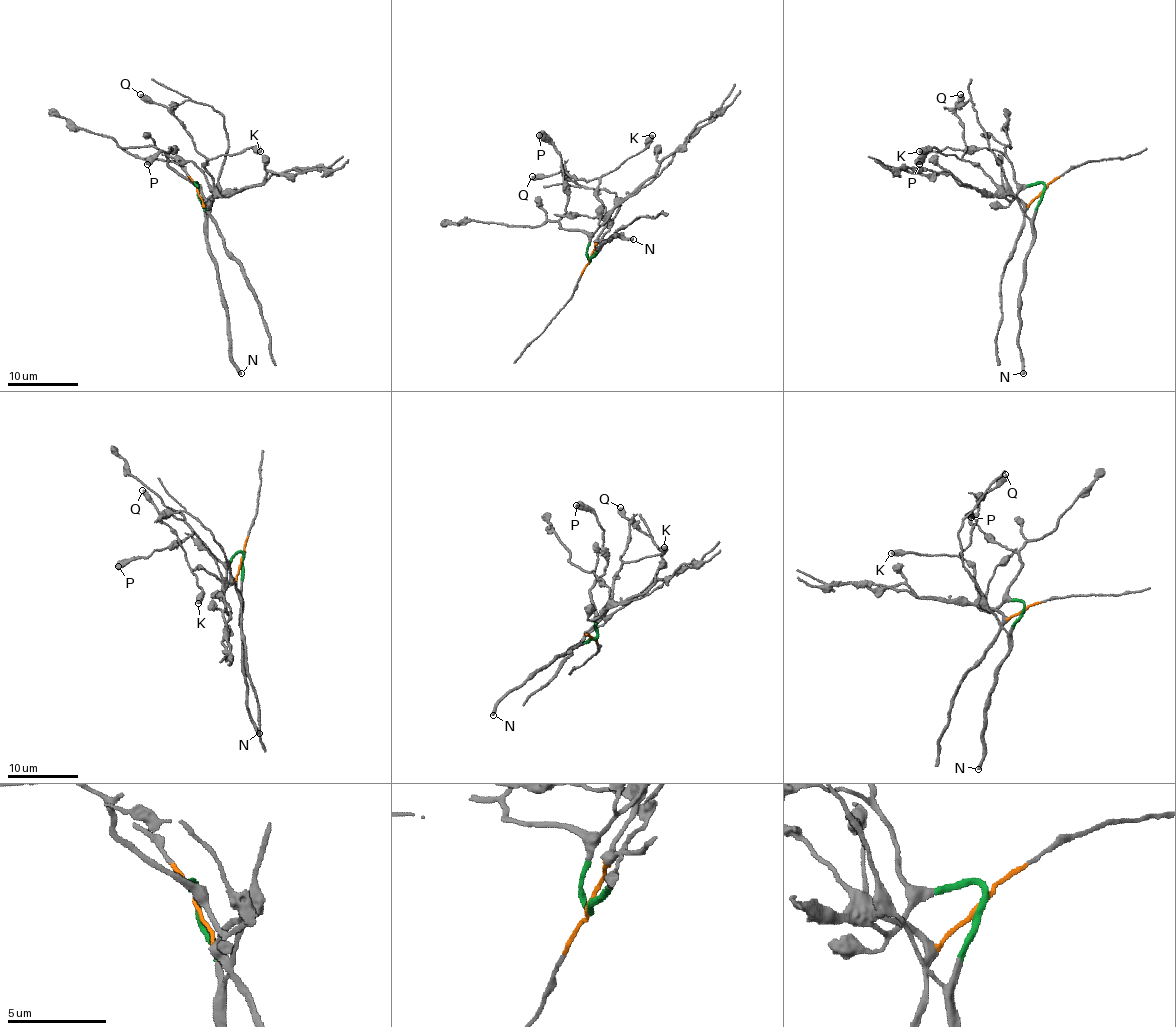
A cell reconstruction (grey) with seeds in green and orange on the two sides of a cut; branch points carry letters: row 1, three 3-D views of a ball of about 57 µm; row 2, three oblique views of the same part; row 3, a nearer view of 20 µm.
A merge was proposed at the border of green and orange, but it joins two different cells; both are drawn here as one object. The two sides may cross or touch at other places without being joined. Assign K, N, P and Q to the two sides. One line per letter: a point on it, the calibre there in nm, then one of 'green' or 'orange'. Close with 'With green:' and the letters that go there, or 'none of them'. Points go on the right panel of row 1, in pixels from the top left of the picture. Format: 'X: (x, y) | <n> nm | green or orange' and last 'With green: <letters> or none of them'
K: (919, 151) | 500 nm | orange
N: (1023, 373) | 340 nm | green
P: (919, 164) | 700 nm | green
Q: (960, 94) | 400 nm | orange
With green: N, P

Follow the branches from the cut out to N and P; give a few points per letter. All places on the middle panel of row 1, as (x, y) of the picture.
N: (589, 259), (612, 236), (619, 235), (633, 240)
P: (589, 259), (588, 236), (561, 228), (566, 191), (561, 161), (552, 145), (538, 134)

